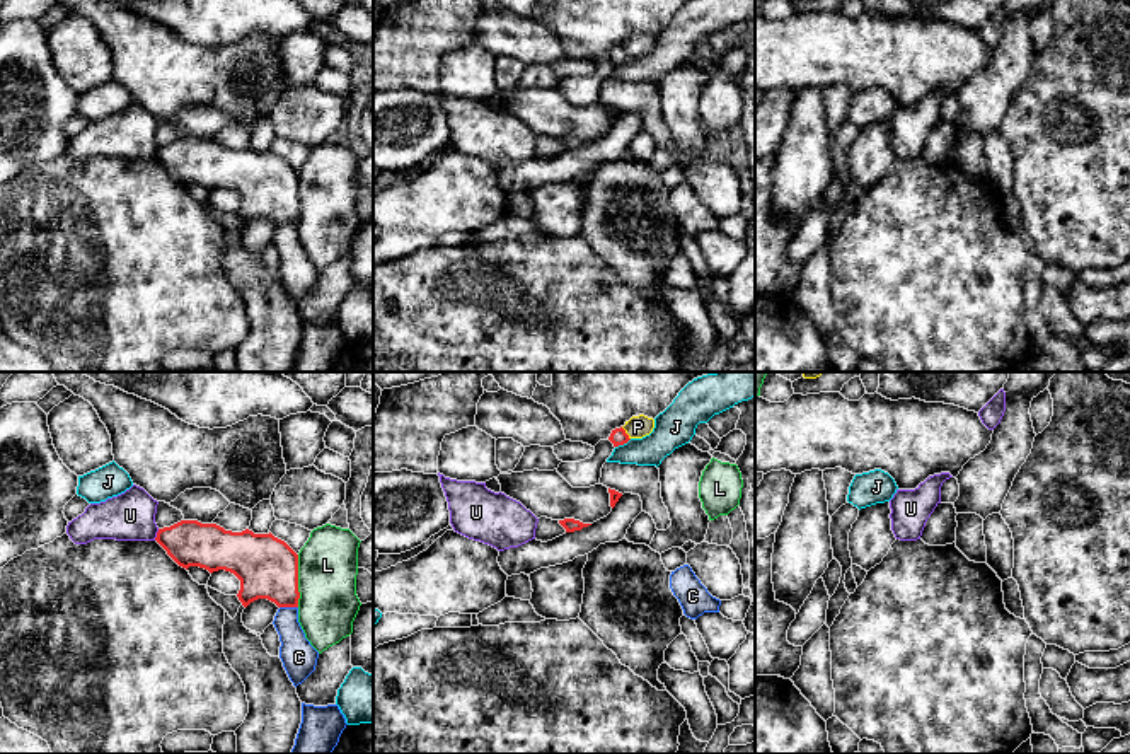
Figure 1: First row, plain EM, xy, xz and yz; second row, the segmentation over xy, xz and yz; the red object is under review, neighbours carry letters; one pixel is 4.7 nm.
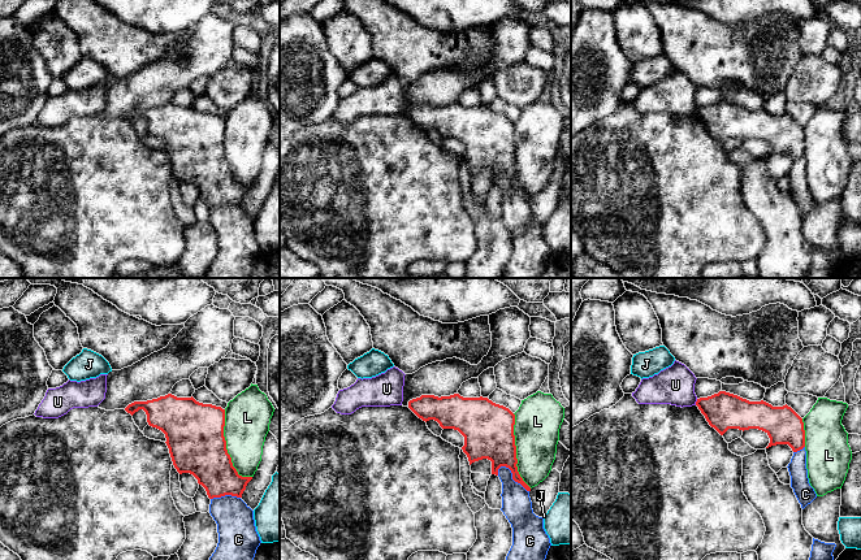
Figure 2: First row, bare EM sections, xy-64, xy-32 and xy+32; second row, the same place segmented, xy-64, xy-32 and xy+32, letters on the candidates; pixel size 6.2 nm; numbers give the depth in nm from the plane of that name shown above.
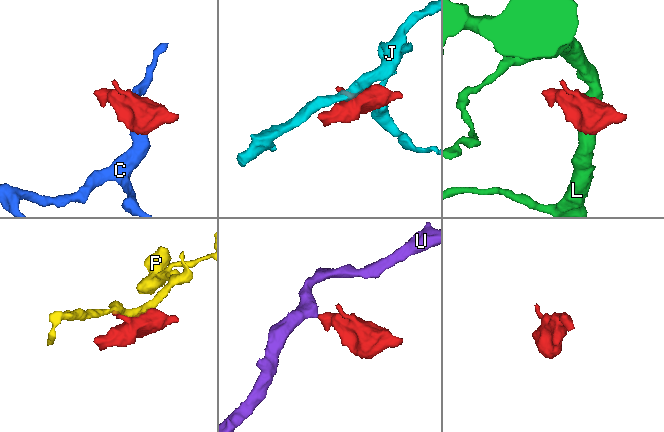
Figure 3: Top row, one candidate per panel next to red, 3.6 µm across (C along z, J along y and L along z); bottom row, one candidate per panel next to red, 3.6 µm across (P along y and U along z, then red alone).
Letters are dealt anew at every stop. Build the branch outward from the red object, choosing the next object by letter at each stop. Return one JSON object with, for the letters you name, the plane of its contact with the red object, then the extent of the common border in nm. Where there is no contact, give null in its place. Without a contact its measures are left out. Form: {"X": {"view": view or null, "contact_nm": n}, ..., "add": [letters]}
{"add": []}

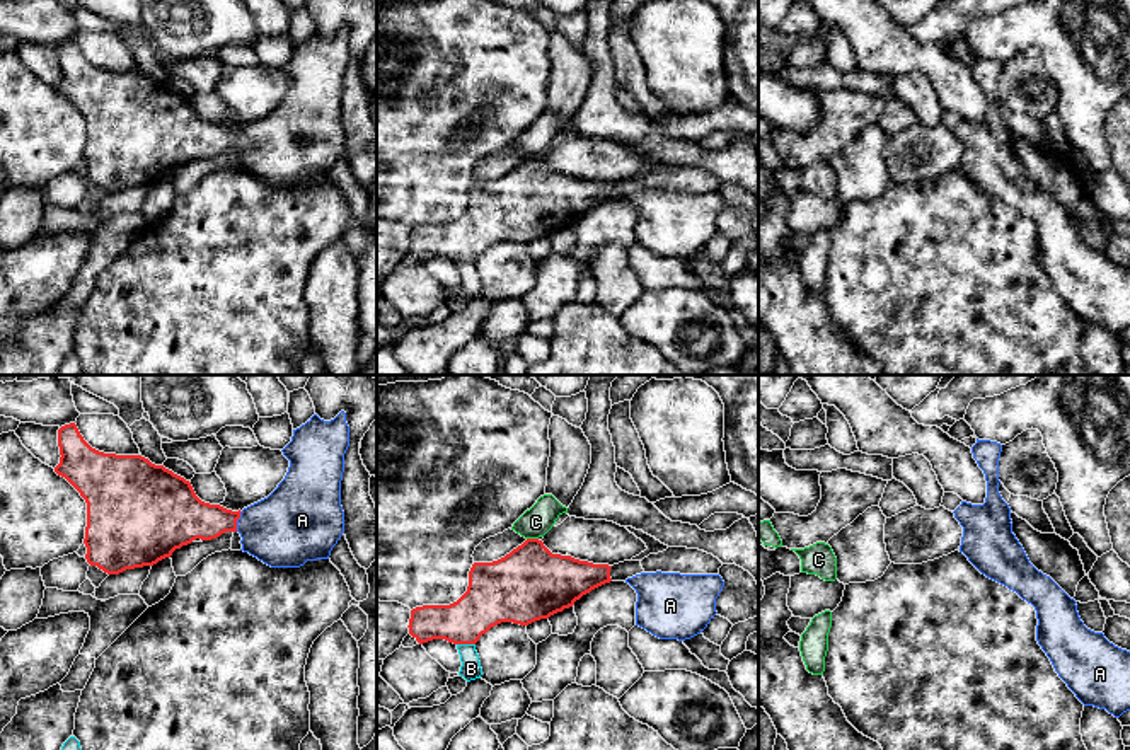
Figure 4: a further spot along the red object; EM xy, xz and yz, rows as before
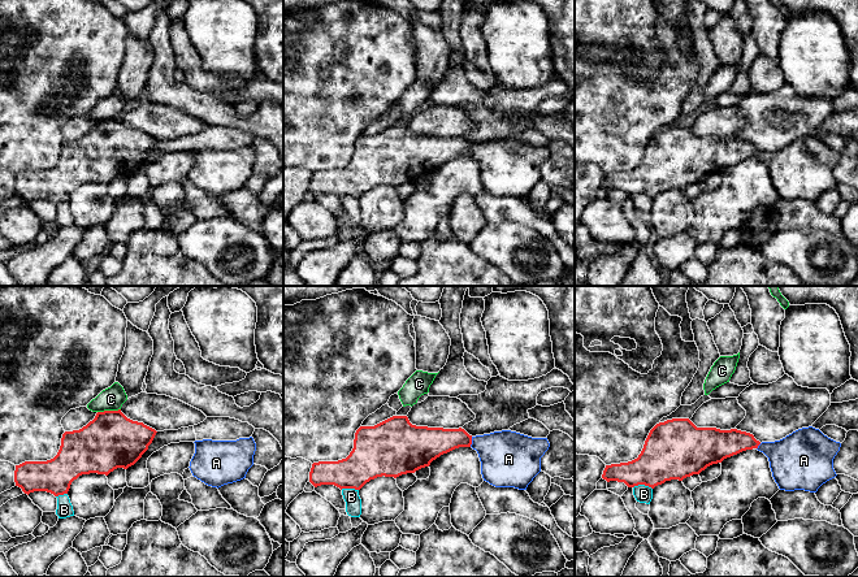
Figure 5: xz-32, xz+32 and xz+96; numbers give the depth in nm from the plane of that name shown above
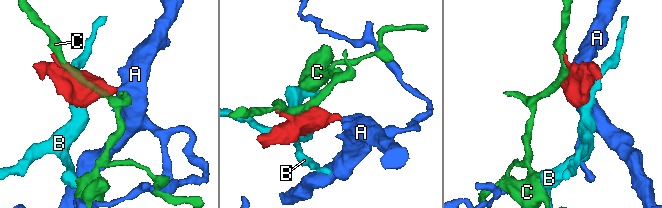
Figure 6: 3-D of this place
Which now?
{"A": {"view": "xy", "contact_nm": 100}, "add": ["A"]}

